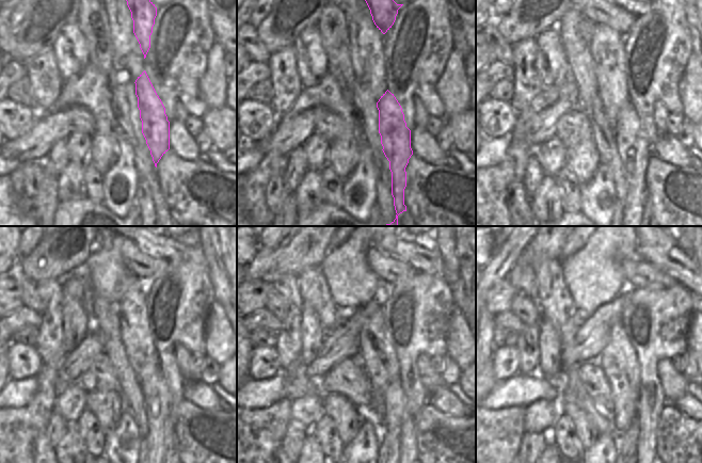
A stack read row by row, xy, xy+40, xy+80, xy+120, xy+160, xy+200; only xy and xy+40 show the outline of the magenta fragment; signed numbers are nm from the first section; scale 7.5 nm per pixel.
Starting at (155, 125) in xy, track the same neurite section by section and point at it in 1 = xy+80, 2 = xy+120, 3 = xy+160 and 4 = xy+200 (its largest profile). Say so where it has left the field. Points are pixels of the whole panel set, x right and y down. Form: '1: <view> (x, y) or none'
1: xy+80 (633, 146)
2: xy+120 (153, 385)
3: xy+160 (394, 398)
4: xy+200 (627, 441)

